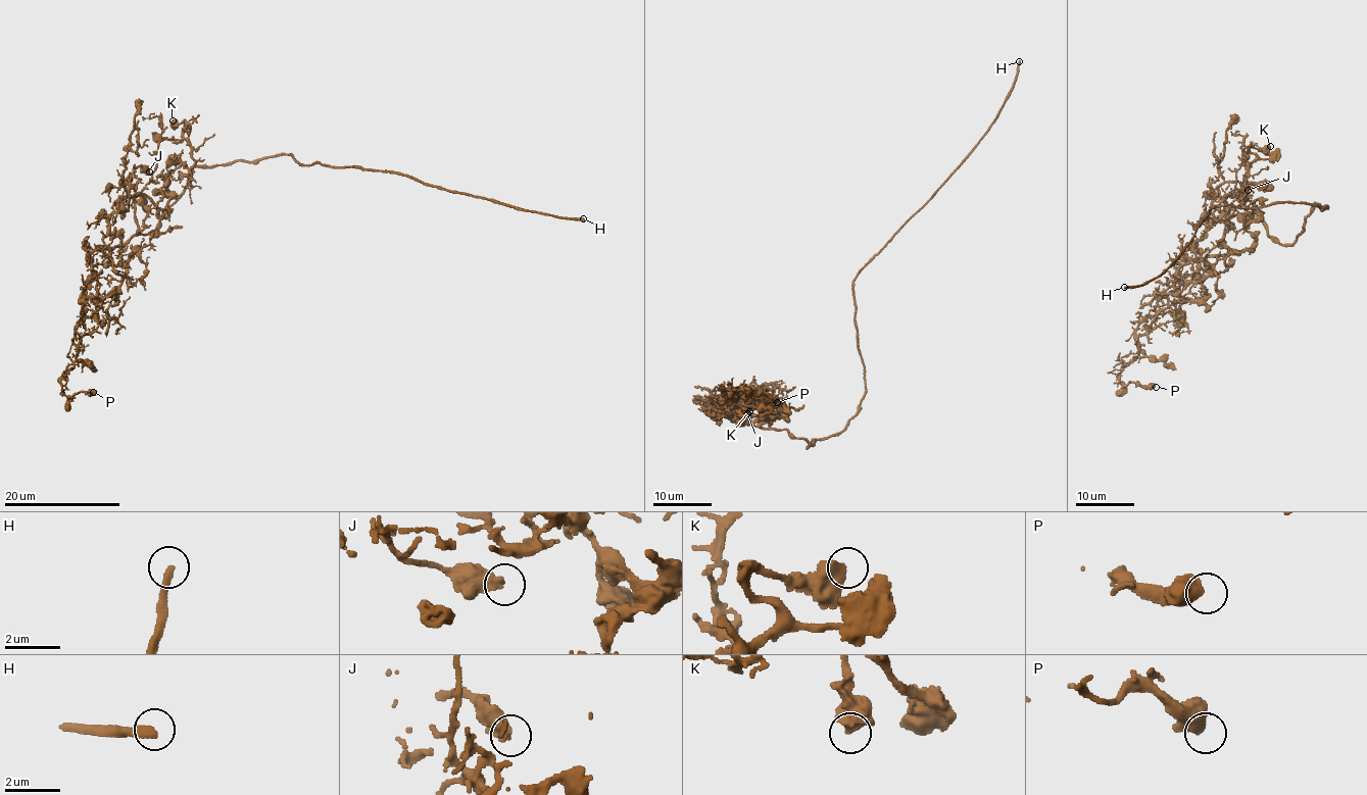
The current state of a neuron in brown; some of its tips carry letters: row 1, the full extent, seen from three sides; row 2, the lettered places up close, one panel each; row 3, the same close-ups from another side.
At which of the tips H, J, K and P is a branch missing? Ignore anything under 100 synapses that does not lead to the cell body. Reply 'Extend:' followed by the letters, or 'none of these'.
Extend: H

